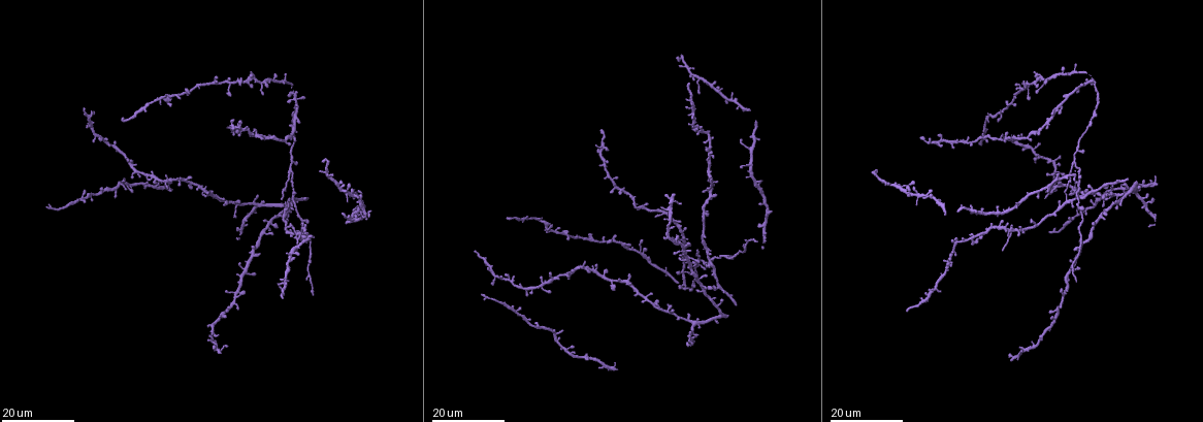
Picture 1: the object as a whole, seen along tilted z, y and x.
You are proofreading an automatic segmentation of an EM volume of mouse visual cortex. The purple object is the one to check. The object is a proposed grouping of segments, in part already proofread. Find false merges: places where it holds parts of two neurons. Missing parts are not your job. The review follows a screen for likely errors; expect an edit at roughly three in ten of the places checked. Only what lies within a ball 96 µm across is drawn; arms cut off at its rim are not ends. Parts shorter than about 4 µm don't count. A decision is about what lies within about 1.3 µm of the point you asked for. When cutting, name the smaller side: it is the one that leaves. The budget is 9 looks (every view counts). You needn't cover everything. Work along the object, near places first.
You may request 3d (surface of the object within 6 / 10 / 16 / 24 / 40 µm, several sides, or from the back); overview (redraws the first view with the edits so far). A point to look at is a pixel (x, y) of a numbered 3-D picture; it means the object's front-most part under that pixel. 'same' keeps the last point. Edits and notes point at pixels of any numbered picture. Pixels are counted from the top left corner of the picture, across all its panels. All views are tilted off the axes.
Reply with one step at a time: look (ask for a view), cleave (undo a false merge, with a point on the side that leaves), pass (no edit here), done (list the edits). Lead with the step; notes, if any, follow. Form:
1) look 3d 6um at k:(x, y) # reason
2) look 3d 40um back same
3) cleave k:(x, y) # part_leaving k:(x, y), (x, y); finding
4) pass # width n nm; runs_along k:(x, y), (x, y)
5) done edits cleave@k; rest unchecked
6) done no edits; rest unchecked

look 3d 24um at 1:(296, 209) # three arms meet

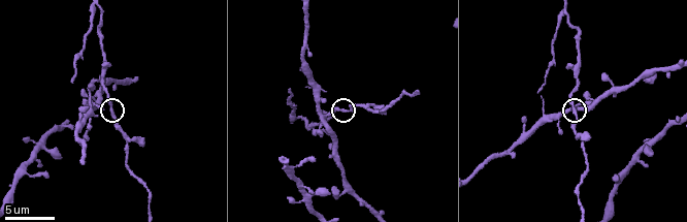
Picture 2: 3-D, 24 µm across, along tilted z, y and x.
look 3d 6um at 2:(113, 110)

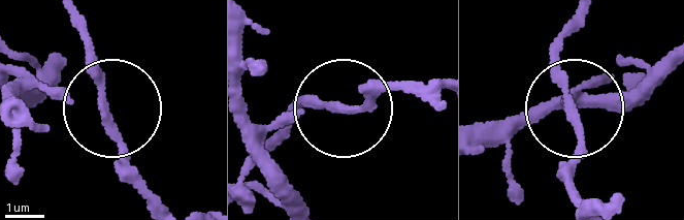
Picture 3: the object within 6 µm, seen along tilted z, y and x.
pass # side_arm 29 um; arms 3; one neuron here

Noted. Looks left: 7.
look 3d 6um at 2:(291, 118) # side arm on a straight run

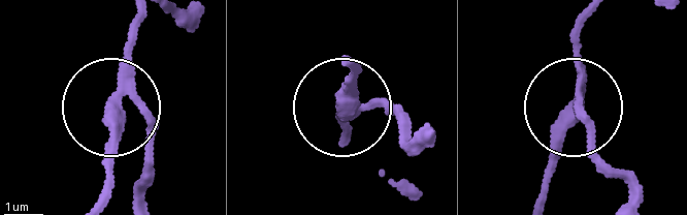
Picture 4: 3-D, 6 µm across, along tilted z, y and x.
look 3d 6um back at 4:(117, 99)

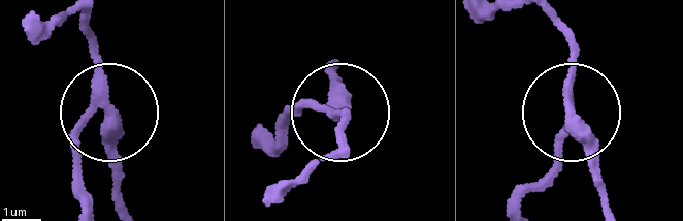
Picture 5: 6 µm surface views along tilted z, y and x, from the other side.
cleave 5:(117, 143) # width 260 nm; two neurons meet here

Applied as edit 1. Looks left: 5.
look 3d 24um at 1:(639, 253) # branch point

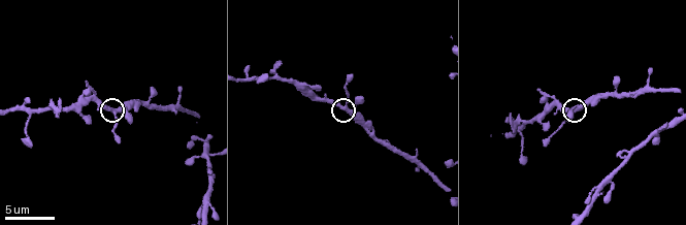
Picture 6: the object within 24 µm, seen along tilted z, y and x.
look 3d 10um at 6:(345, 106)

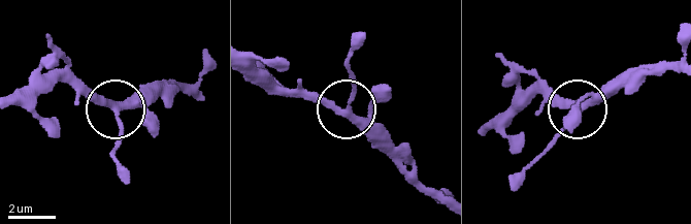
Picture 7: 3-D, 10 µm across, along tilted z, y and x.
pass # side_arm 5 um; runs_along 7:(440, 202), (372, 147), (351, 116), (356, 81), (347, 56); continuous, no second neuron

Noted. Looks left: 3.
look 3d 10um at 6:(519, 133) # thin arm on a thick one

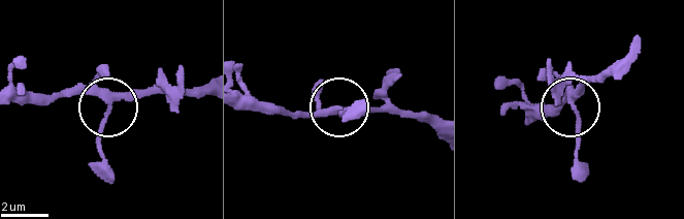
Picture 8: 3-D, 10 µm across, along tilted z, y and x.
pass # arms 4; runs_along 8:(631, 59), (574, 93), (575, 174); all the same neuron

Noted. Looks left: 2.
done edits cleave@5; rest unchecked

